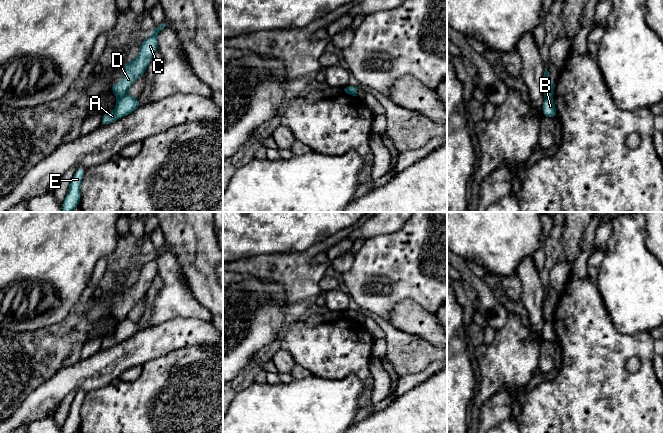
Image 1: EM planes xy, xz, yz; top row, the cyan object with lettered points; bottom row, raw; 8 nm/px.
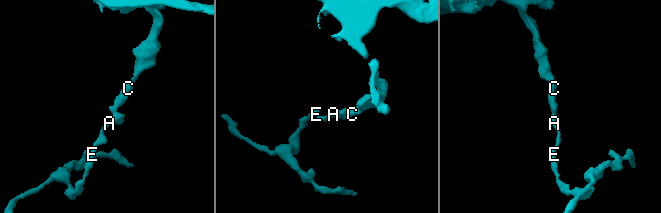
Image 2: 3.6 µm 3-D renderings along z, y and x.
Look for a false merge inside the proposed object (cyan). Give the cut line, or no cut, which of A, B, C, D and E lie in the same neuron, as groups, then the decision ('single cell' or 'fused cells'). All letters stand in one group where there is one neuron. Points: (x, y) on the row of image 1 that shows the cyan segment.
cut in xy along (126, 94), (118, 99); A B E / C D; fused cells

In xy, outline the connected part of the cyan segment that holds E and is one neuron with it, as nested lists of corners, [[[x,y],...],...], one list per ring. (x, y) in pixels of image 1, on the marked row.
[[[77,167],[77,170],[69,184],[69,190],[62,204],[62,212],[72,212],[79,206],[81,198],[81,182],[85,173],[84,167]]]

